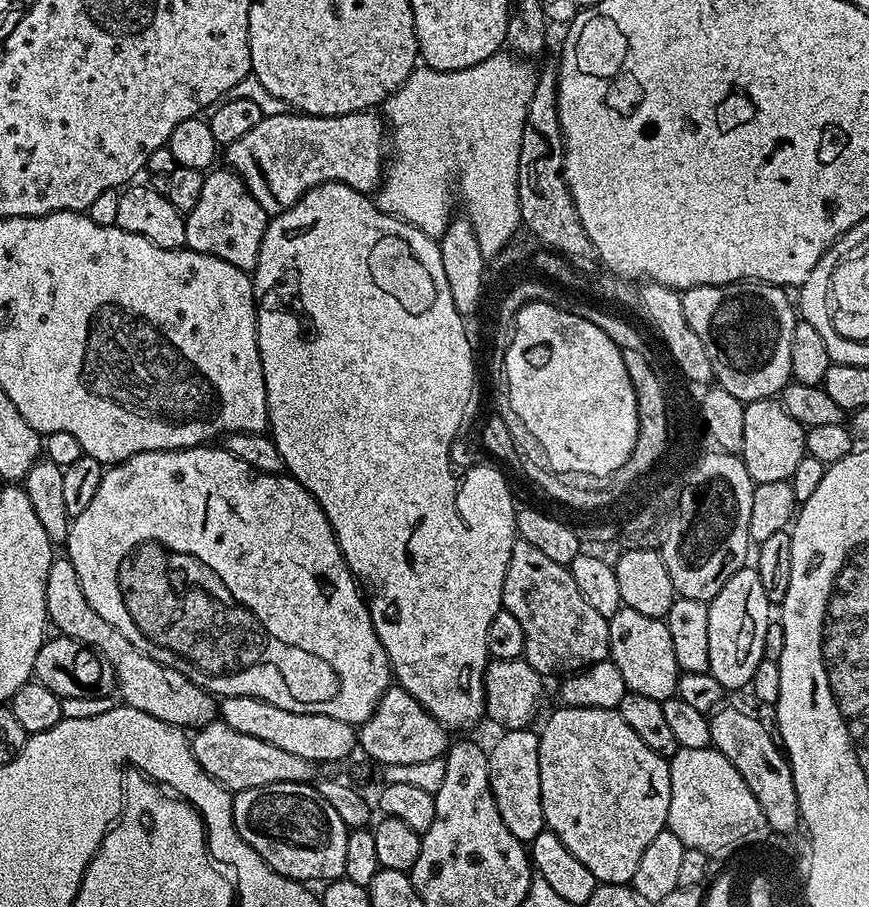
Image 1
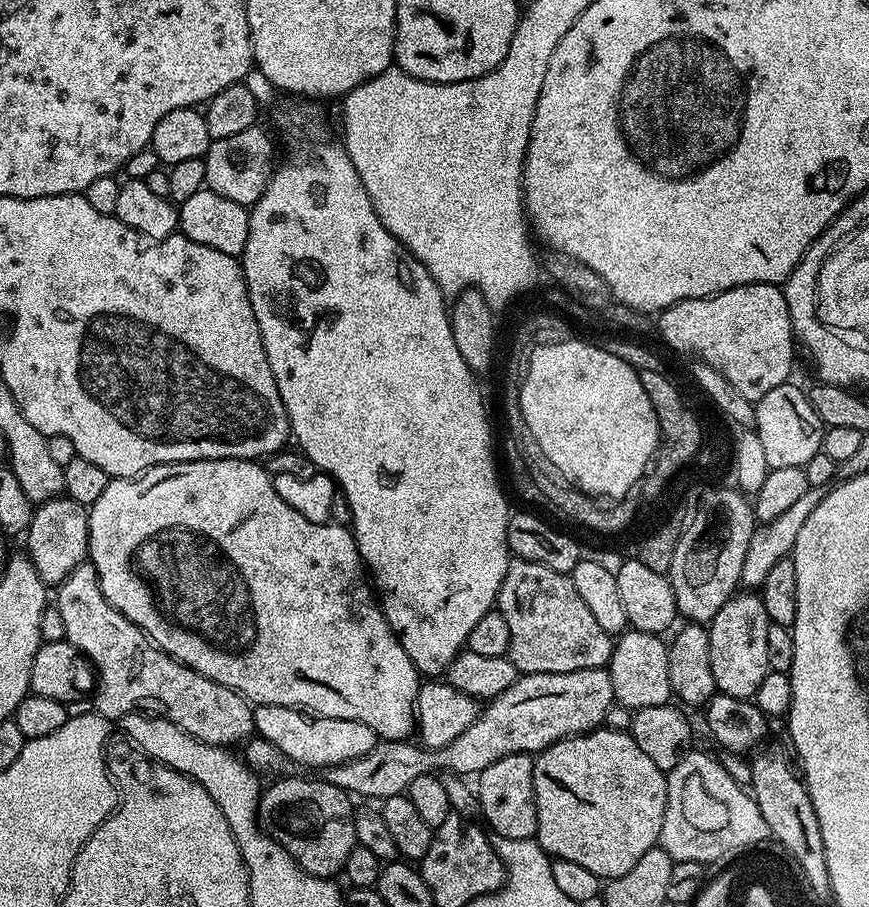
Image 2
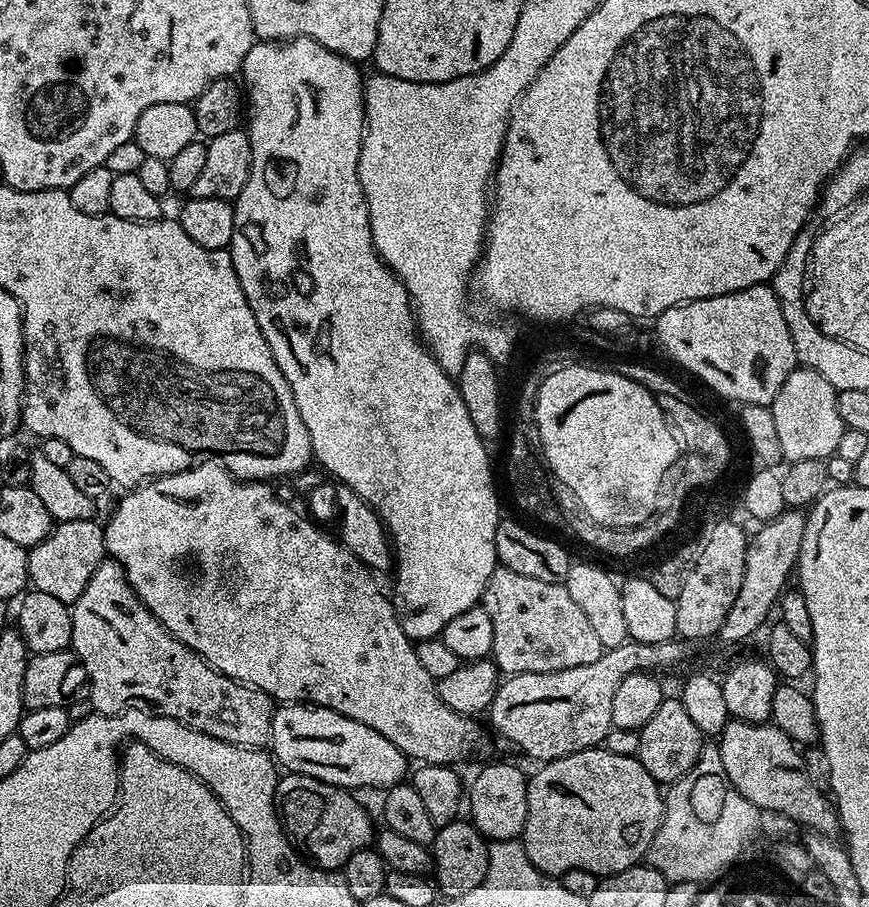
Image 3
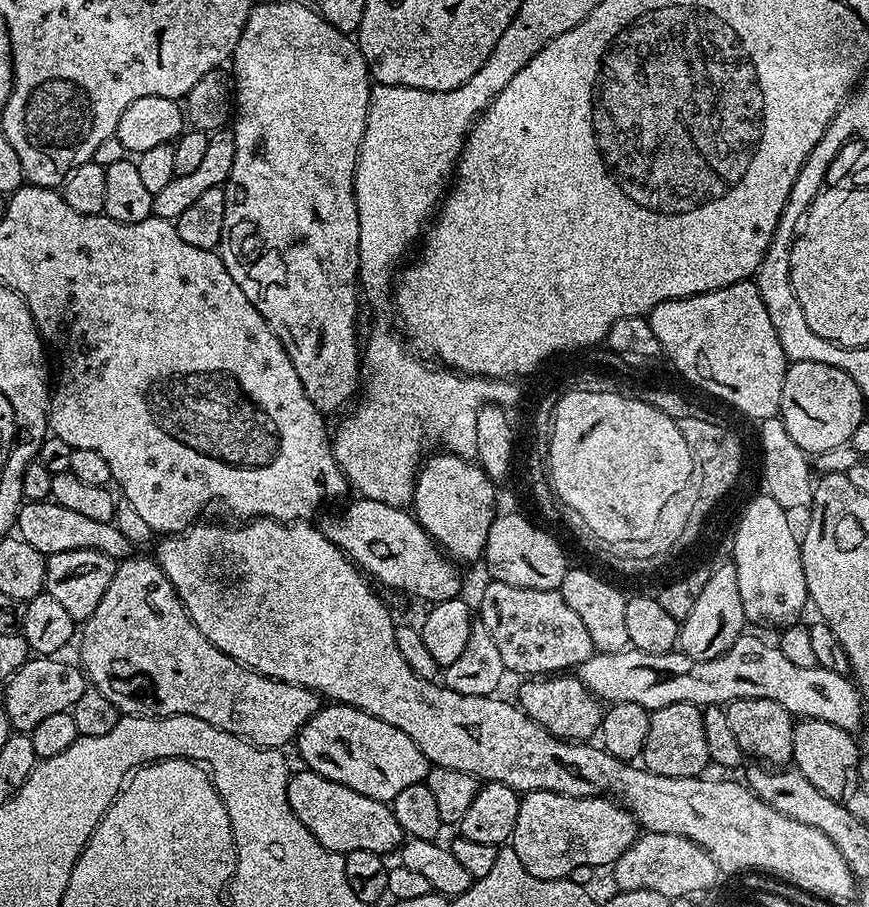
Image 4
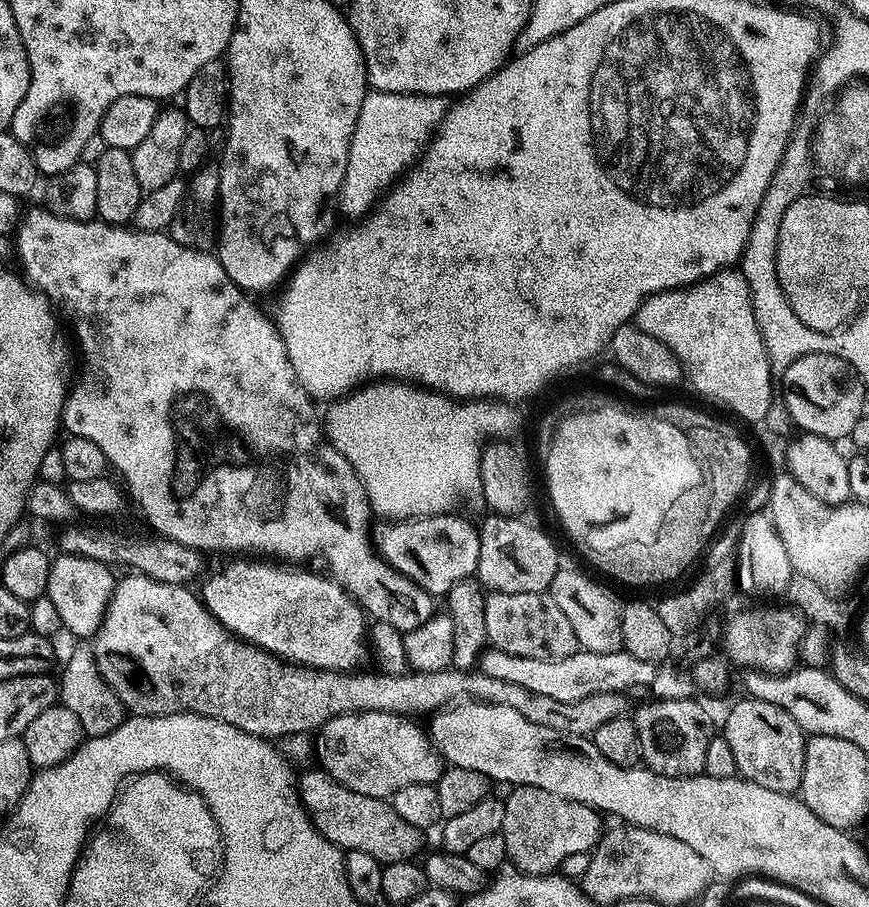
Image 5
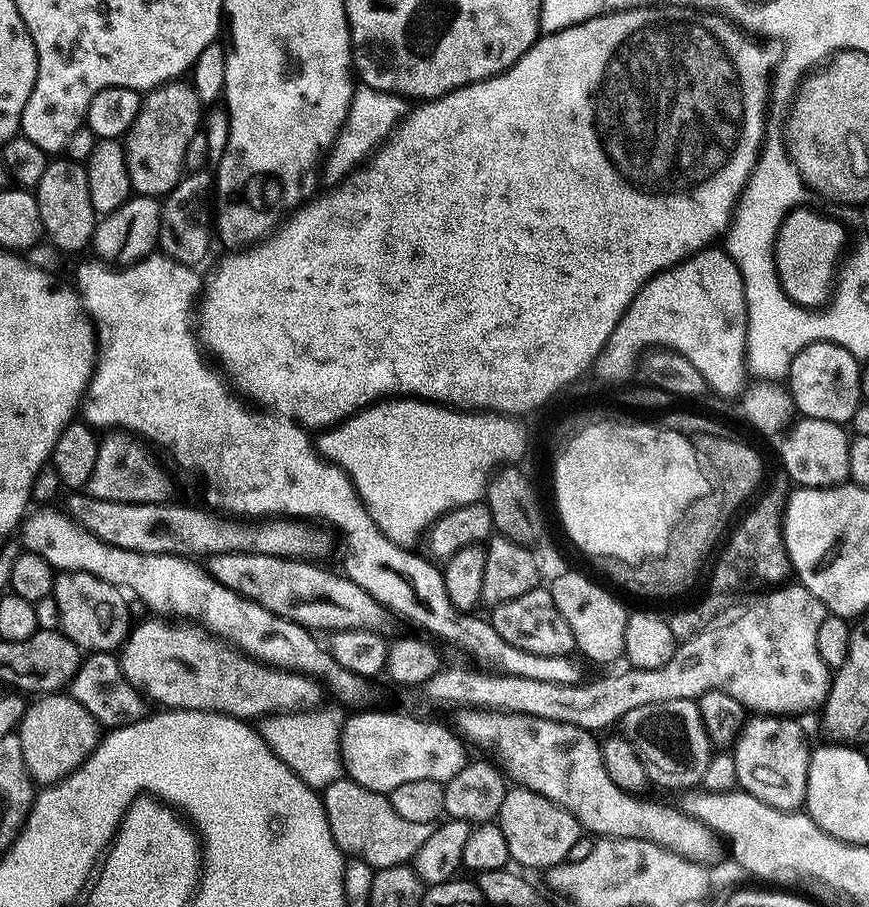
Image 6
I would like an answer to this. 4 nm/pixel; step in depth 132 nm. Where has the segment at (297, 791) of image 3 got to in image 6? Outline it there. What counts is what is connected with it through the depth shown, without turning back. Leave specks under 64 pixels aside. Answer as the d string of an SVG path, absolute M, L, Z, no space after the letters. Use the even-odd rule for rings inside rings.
M347 778L335 780L329 788L323 789L322 799L326 818L330 822L330 834L334 834L334 842L343 850L345 857L366 862L373 870L399 864L407 865L416 855L418 846L422 846L422 842L426 842L426 838L430 838L432 833L433 825L426 822L410 822L407 818L401 818L385 793L366 790L366 786Z

